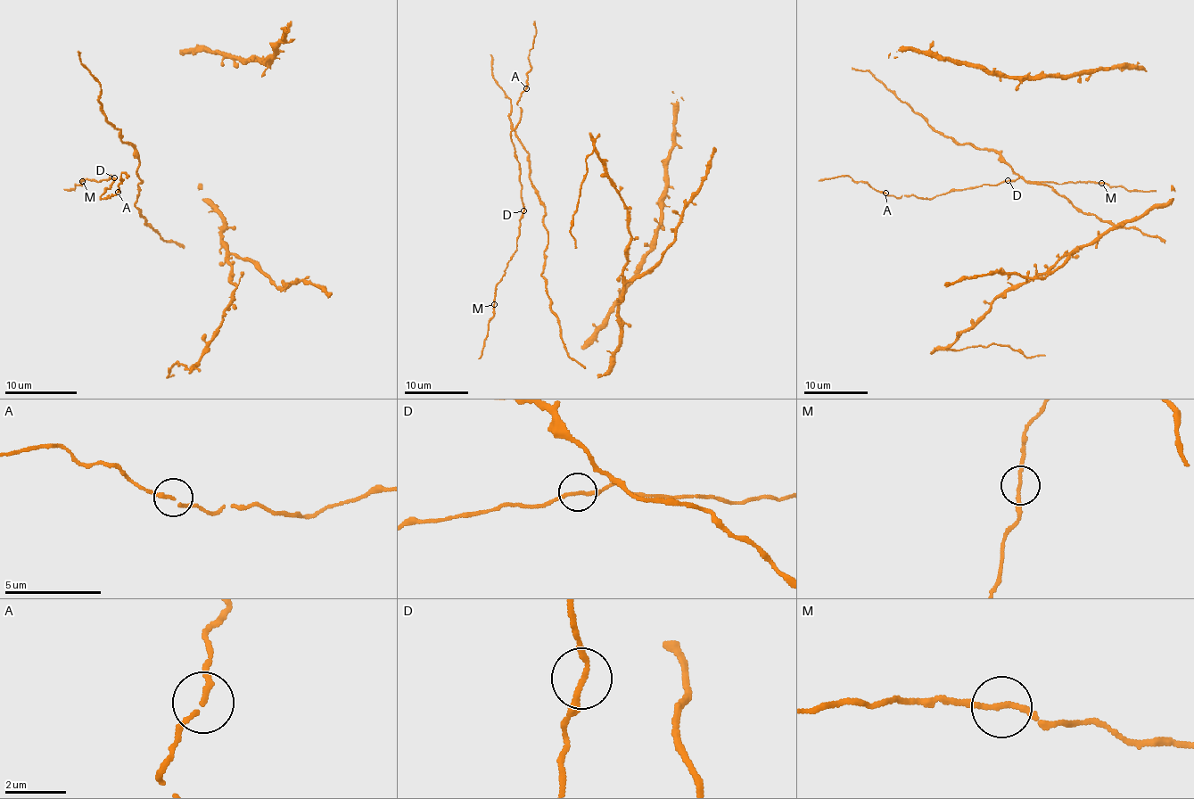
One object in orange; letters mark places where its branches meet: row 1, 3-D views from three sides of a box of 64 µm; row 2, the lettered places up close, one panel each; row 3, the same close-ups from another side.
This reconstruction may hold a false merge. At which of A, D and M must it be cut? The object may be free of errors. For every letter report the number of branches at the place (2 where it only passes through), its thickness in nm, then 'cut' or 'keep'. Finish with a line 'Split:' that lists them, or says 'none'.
A: 2 branches meet; 160 nm thick; keep
D: 2 branches meet; 160 nm thick; keep
M: 2 branches meet; 160 nm thick; keep
Split: none

